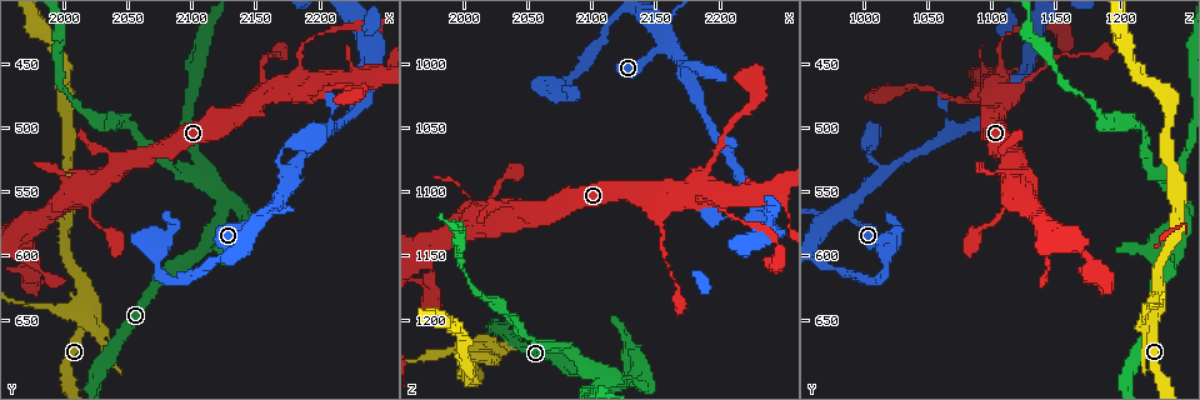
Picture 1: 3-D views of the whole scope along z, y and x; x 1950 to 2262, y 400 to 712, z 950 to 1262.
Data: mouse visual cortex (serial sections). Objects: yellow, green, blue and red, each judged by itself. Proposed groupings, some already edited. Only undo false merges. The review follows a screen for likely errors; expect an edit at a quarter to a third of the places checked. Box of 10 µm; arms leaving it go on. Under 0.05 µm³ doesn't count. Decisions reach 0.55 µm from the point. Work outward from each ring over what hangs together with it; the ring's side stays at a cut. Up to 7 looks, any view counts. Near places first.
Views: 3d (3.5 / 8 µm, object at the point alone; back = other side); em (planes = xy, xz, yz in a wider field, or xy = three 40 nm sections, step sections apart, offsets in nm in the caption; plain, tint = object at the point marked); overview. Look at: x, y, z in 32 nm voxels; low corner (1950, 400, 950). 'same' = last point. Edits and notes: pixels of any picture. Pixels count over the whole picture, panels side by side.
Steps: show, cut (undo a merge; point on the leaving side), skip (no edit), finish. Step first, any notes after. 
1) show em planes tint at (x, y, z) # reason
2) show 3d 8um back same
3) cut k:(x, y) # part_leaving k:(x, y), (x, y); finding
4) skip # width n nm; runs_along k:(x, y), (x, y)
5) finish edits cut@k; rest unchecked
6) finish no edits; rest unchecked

show 3d 3.5um at (2008, 642, 1220) # abrupt turn

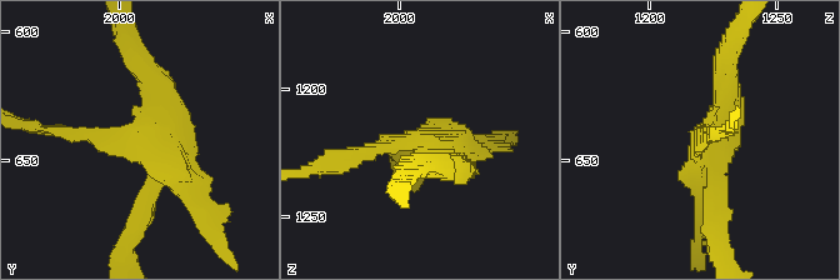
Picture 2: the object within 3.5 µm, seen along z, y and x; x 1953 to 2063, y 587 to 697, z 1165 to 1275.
show em planes tint at (2007, 642, 1219) # arms 3; arm_widths 200, 250, 300 nm; shape alone is not enough

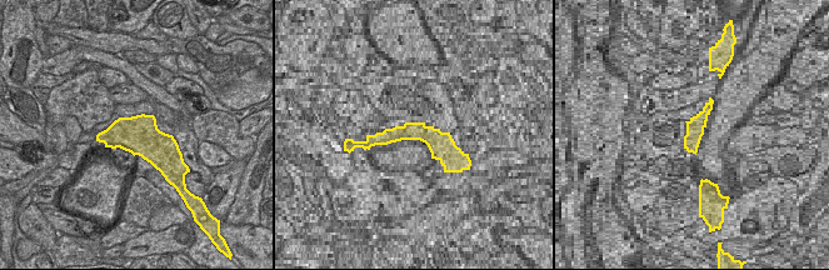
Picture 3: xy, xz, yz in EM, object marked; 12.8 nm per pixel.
show em xy step 3 tint same

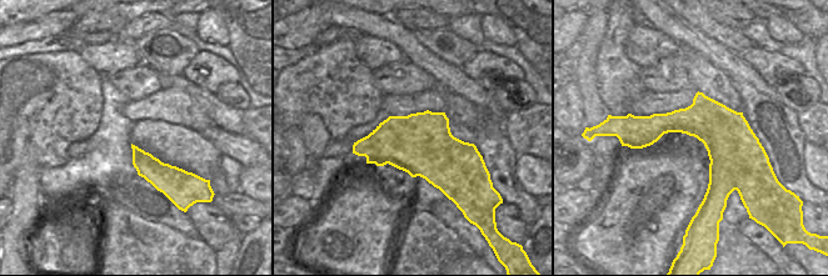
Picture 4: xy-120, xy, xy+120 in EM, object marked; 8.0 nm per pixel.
cut 2:(193, 210) # part_leaving 2:(158, 155), (139, 140), (46, 129); two cells meet here

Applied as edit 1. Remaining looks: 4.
show 3d 3.5um back at (2116, 540, 1240) # arms part here

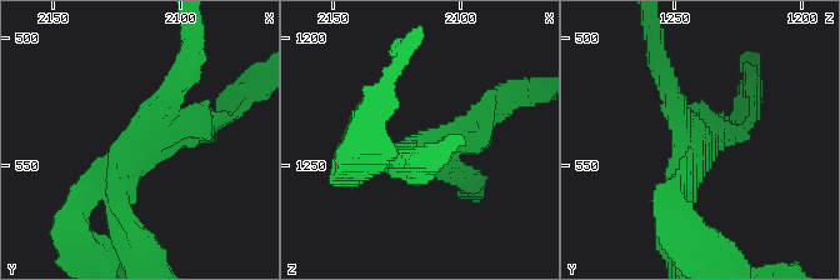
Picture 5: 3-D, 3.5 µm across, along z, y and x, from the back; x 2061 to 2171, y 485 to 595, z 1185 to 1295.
show em planes tint at (2114, 542, 1242)

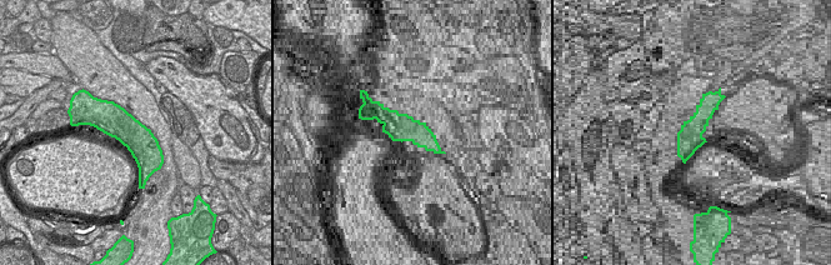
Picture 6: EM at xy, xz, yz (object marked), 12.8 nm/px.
cut 5:(479, 126) # arms 3; arm_widths 250, 300, 300 nm; two cells meet here

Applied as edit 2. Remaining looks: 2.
show 3d 3.5um at (2184, 440, 1108) # thick turns thin

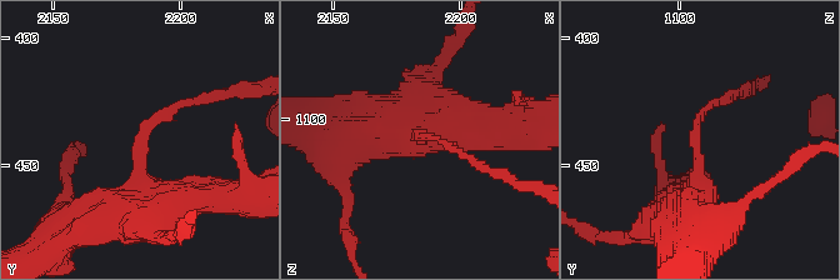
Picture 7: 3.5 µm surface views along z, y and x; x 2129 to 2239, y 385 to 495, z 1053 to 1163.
show em xy step 5 tint at (2184, 439, 1106) # shape alone is not enough

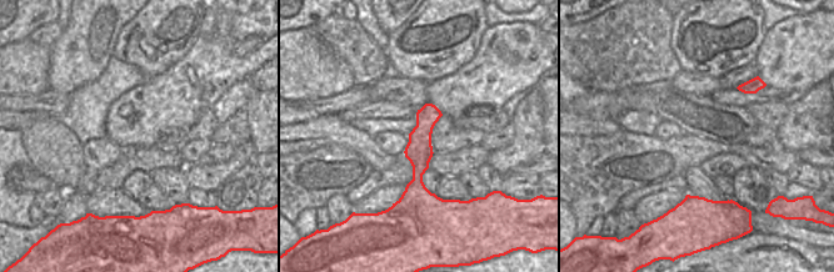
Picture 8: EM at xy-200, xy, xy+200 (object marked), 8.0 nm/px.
skip # runs_along 7:(115, 208), (141, 189), (141, 131), (199, 100); one cell here

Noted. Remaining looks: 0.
finish edits cut@2, cut@5; rest unchecked

